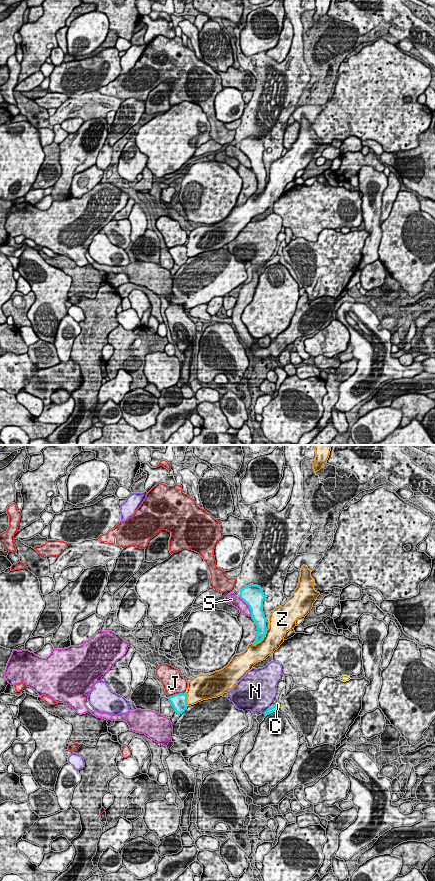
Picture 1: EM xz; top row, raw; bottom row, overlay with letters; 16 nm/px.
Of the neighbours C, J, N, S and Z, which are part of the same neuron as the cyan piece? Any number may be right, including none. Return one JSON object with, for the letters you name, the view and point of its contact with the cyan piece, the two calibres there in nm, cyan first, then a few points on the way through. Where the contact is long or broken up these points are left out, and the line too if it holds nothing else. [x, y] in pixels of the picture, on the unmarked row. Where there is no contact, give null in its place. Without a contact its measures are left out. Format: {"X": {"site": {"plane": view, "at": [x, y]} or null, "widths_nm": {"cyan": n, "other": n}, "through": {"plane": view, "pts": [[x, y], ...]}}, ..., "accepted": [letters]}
{"C": {"site": {"plane": "xz", "at": [277, 259]}, "widths_nm": {"cyan": 100, "other": 60}, "through": {"plane": "xz", "pts": [[273, 261], [277, 259], [277, 256]]}}, "accepted": ["C"]}

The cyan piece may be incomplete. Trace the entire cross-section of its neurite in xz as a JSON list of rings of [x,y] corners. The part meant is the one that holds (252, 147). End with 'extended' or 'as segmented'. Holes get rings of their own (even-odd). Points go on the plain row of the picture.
[[[250,136],[240,142],[240,150],[249,158],[251,169],[257,178],[257,190],[253,197],[261,194],[266,186],[266,170],[263,164],[263,153],[266,150],[263,141],[258,137]]] | as segmented

